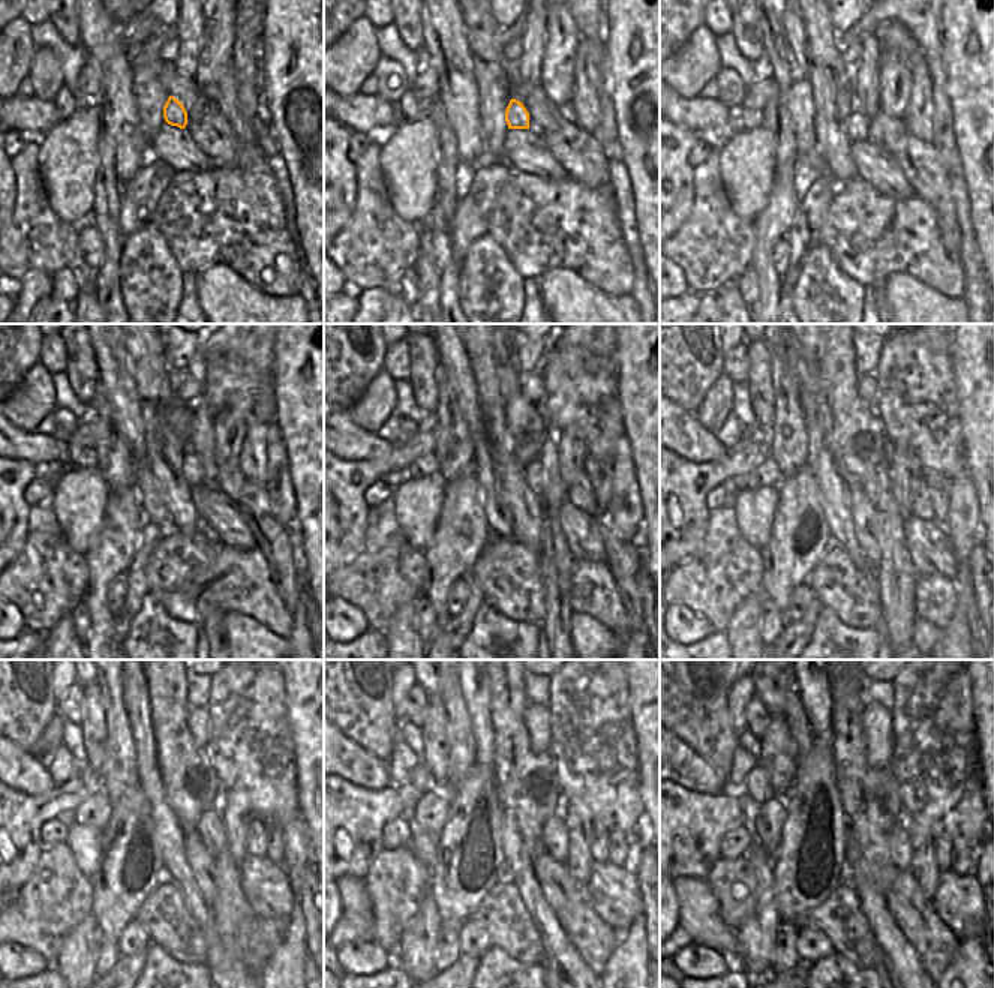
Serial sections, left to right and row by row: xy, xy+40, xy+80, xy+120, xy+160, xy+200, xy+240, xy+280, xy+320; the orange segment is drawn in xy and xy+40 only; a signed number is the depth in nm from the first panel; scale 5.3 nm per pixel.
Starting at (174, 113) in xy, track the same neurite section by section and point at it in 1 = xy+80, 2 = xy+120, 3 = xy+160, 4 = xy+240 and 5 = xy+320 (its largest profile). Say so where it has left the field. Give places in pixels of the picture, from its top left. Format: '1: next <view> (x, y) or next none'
1: next xy+80 (858, 123)
2: next xy+120 (198, 473)
3: next xy+160 (537, 477)
4: next xy+240 (210, 828)
5: next xy+320 (900, 847)

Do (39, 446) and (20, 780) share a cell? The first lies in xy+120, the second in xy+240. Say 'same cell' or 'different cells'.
same cell

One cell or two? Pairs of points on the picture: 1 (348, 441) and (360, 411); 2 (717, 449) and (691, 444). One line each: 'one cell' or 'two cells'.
1: two cells
2: one cell

